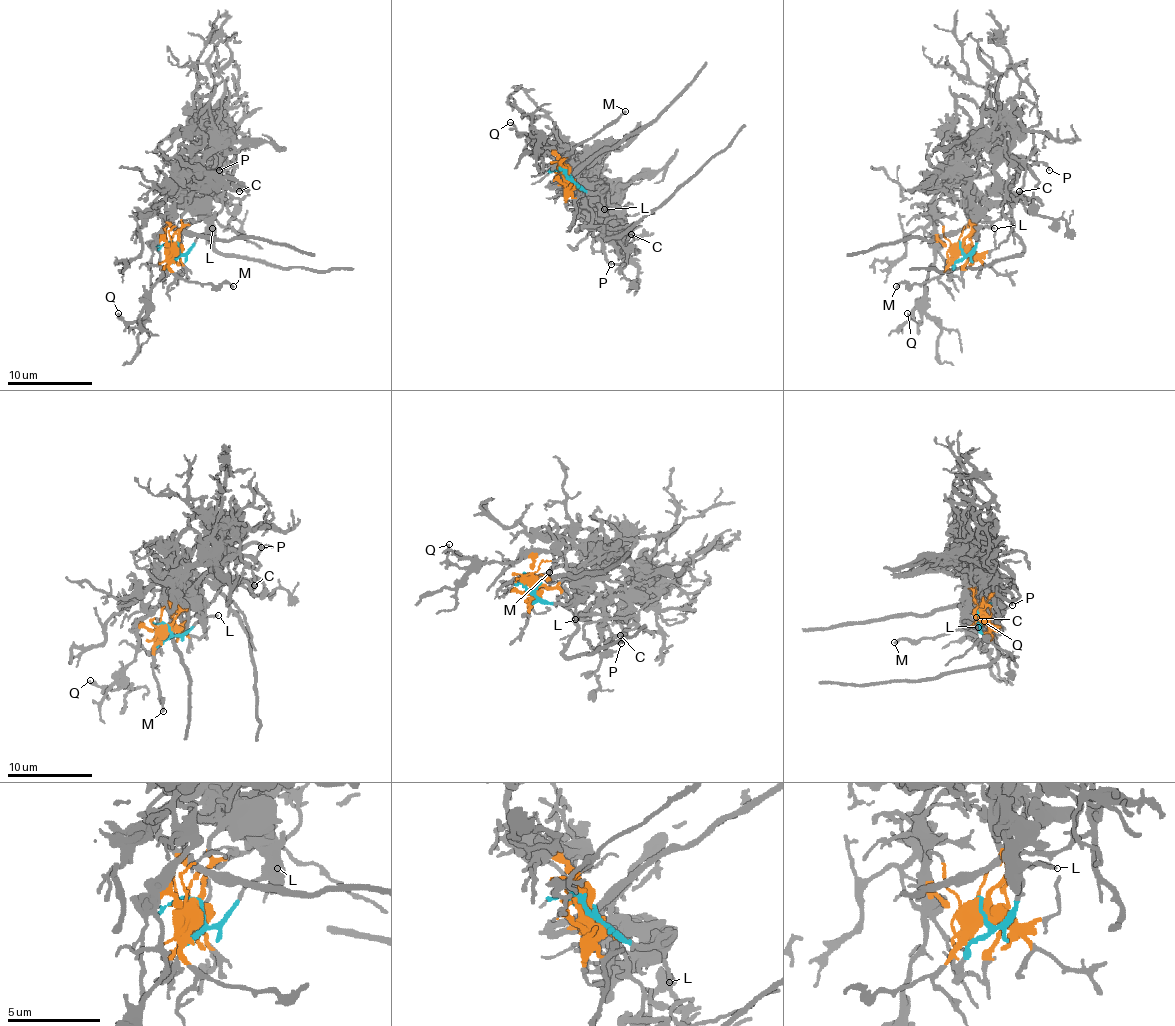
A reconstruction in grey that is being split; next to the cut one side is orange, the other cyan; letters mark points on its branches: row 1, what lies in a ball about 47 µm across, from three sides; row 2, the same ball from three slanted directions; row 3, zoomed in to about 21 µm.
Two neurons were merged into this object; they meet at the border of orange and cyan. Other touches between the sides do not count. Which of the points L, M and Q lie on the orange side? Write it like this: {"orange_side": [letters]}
{"orange_side": ["M", "Q"]}

